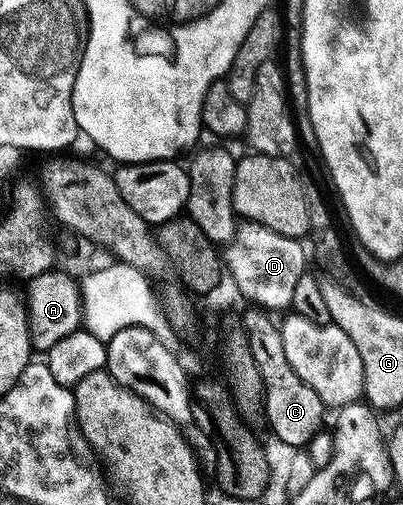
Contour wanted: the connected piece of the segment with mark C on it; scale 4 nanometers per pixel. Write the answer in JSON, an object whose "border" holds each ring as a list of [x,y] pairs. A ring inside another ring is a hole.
{"border":[[[250,308],[246,315],[241,315],[240,321],[246,330],[248,345],[252,357],[259,368],[260,379],[263,380],[264,422],[270,425],[270,430],[286,446],[306,448],[314,437],[324,430],[322,421],[326,418],[328,407],[326,403],[296,376],[292,364],[288,364],[288,355],[284,352],[284,340],[277,321],[273,322],[271,315],[262,308]]]}

